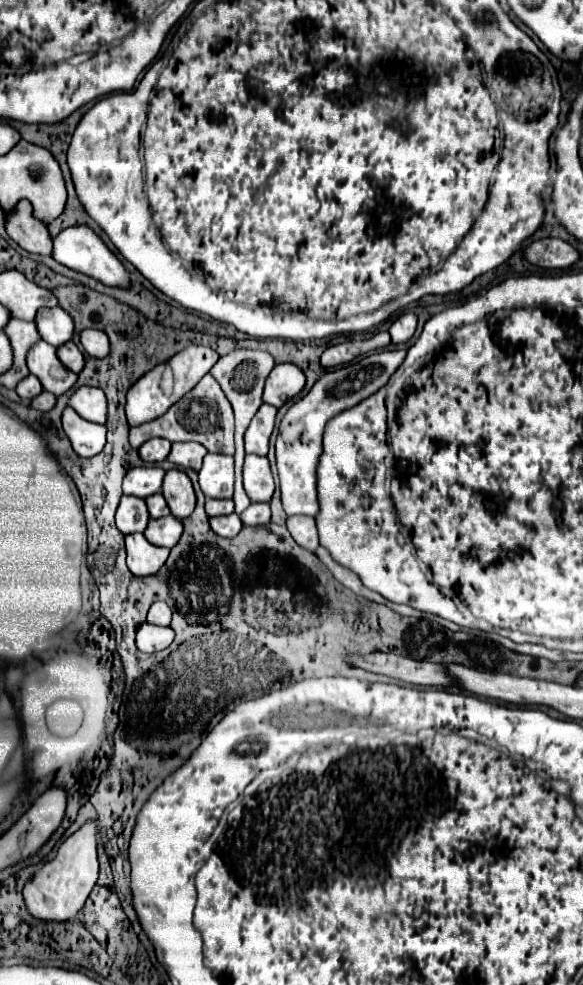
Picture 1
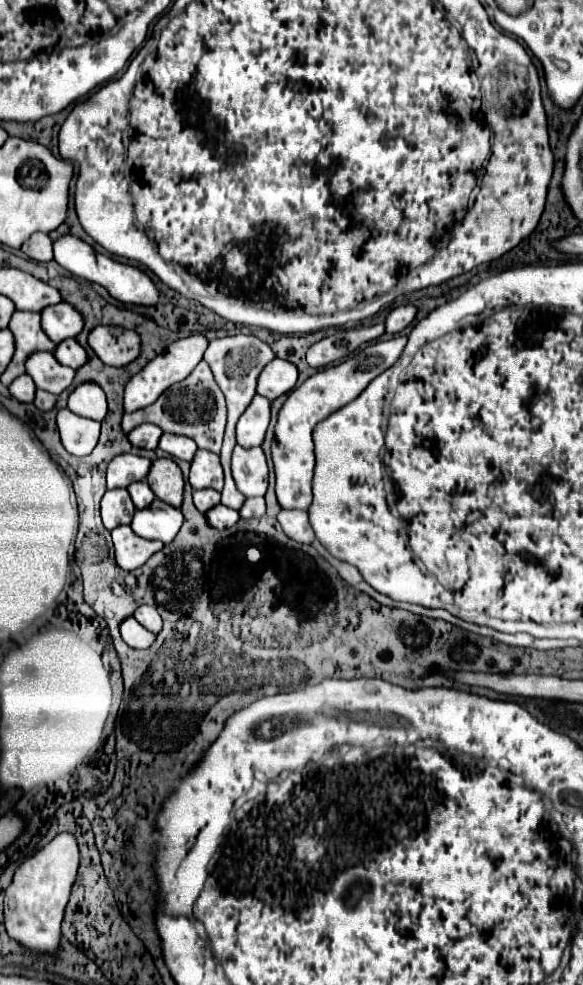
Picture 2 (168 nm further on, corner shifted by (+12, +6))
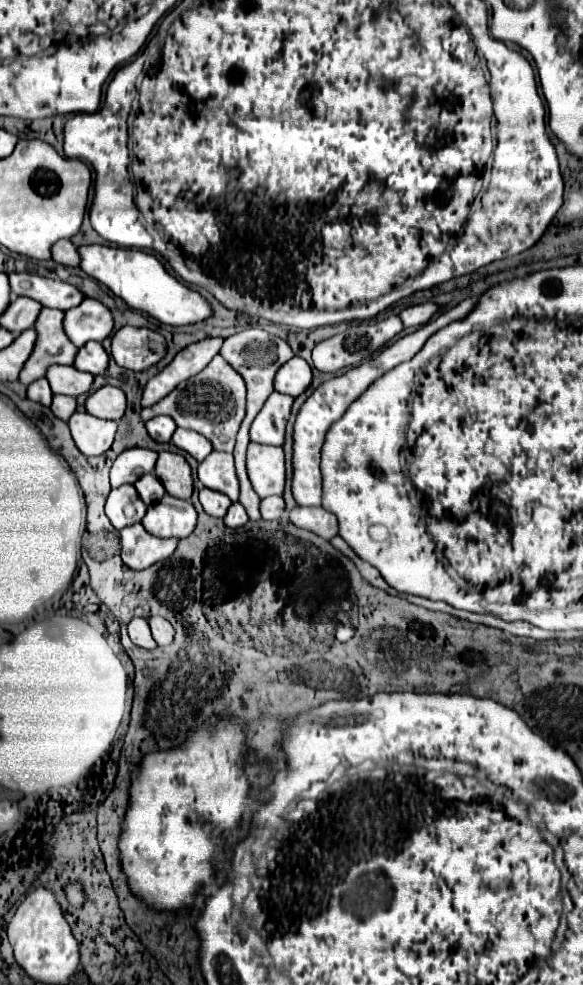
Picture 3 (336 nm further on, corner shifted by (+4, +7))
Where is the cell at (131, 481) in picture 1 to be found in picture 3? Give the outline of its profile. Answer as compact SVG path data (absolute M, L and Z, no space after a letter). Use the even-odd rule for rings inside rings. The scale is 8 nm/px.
M128 448L124 450L112 464L110 470L110 484L118 488L122 484L134 484L144 474L150 474L156 466L158 454L146 448Z

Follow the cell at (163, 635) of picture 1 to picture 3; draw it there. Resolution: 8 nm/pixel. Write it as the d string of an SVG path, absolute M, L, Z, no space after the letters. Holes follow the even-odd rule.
M132 618L128 624L128 636L140 648L156 648L158 646L150 634L146 618Z

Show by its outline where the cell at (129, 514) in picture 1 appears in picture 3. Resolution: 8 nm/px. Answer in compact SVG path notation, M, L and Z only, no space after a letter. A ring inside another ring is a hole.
M124 484L110 492L106 502L106 516L116 530L140 522L144 514L146 514L146 506L132 484Z

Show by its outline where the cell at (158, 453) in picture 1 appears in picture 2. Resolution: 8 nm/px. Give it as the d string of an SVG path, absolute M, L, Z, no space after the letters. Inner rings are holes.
M146 423L146 425L140 425L136 429L132 429L128 433L128 439L134 447L140 447L140 449L156 449L158 447L158 439L162 435L162 429L152 425L152 423Z

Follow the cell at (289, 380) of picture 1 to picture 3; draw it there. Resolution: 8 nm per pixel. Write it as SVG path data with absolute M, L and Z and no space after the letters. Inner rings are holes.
M294 356L284 366L280 366L280 370L276 372L274 390L296 398L298 394L302 394L308 388L310 382L312 382L312 370L310 370L308 362Z

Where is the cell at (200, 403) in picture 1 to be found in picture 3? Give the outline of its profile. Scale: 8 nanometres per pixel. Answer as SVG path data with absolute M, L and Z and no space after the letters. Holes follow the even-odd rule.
M214 356L212 362L194 378L178 384L166 398L162 398L158 404L150 408L142 408L142 420L148 422L154 416L170 416L176 426L194 430L202 434L204 438L210 440L214 450L220 452L232 452L236 432L240 428L240 422L244 420L246 414L246 390L244 390L244 380L240 374L236 374L228 362L224 362L222 356Z

